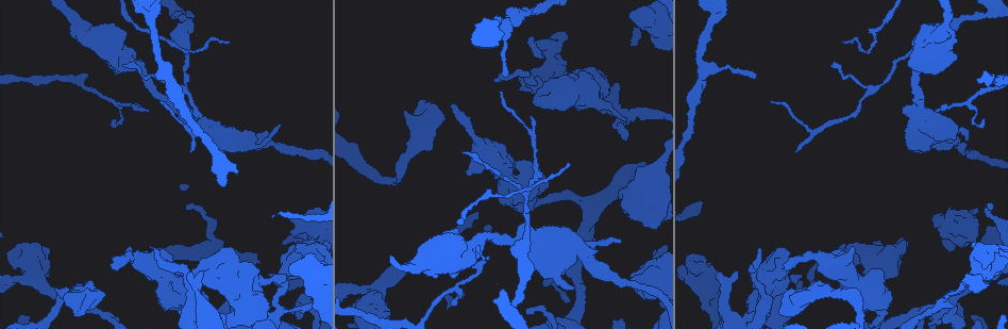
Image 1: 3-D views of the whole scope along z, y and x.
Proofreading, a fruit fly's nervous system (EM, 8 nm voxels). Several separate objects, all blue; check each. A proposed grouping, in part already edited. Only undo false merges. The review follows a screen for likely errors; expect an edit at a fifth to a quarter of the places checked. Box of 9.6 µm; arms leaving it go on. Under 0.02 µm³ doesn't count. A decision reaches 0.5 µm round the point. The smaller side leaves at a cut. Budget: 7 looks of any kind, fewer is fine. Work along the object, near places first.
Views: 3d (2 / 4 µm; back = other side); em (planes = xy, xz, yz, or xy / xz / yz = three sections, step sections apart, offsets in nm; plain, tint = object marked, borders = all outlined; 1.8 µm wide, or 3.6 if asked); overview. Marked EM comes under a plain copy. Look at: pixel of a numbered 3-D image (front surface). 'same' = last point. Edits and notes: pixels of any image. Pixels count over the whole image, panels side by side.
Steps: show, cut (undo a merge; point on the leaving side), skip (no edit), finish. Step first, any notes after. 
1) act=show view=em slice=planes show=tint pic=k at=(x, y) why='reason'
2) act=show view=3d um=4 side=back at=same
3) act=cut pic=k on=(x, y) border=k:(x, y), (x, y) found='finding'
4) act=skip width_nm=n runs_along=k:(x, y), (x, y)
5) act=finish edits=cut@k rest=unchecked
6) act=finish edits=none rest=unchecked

act=show view=3d um=2 pic=1 at=(185, 274) why='abrupt turn'

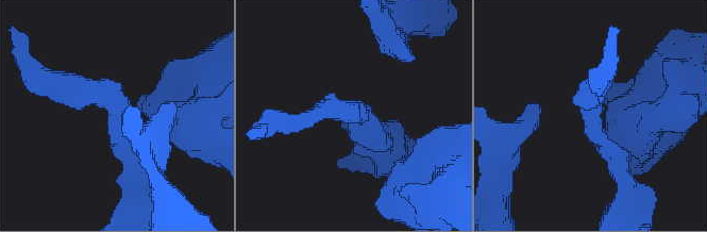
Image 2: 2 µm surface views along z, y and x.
act=show view=em um=3.6 slice=planes show=tint pic=2 at=(358, 112) why='need the tissue'

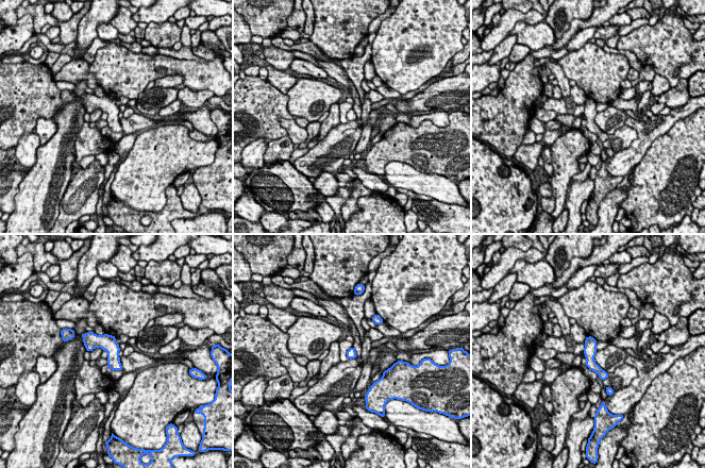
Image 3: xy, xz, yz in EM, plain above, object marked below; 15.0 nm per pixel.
act=skip found='one neuron here'

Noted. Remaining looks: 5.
act=show view=3d um=4 pic=1 at=(797, 301) why='abrupt turn'

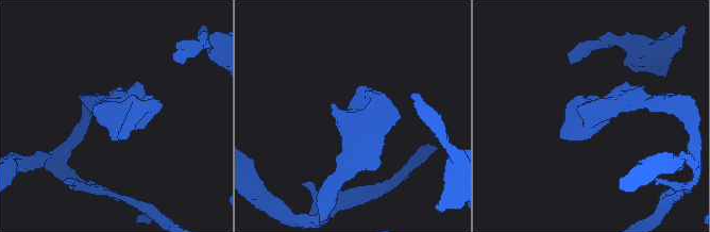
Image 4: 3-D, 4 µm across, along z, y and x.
act=show view=em slice=yz step=4 show=tint pic=4 at=(126, 116) why='shape alone is not enough'

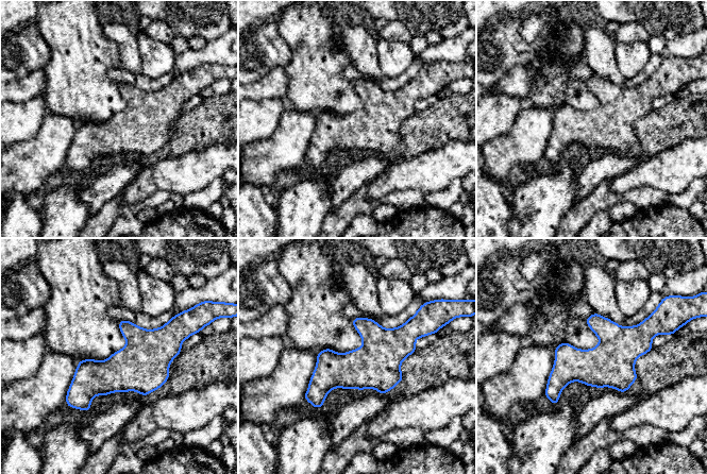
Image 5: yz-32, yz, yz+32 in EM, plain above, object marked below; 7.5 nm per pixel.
act=show view=em slice=planes show=tint at=same

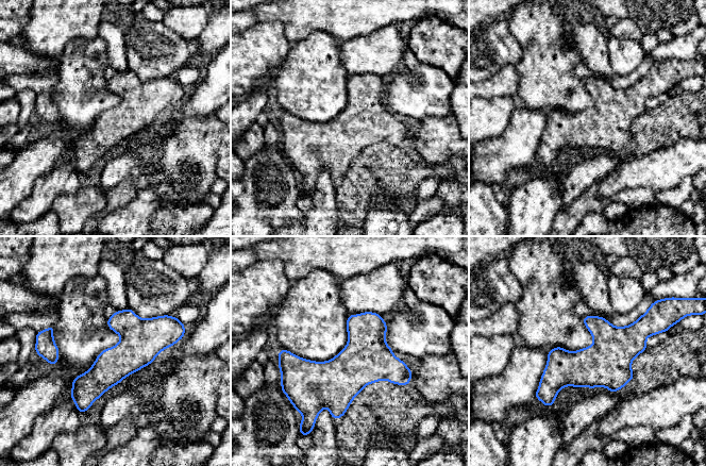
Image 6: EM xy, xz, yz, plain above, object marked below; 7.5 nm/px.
act=skip found='all the same neuron'

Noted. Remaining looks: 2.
act=show view=em um=3.6 slice=planes show=tint pic=1 at=(979, 271) why='calibre changes'

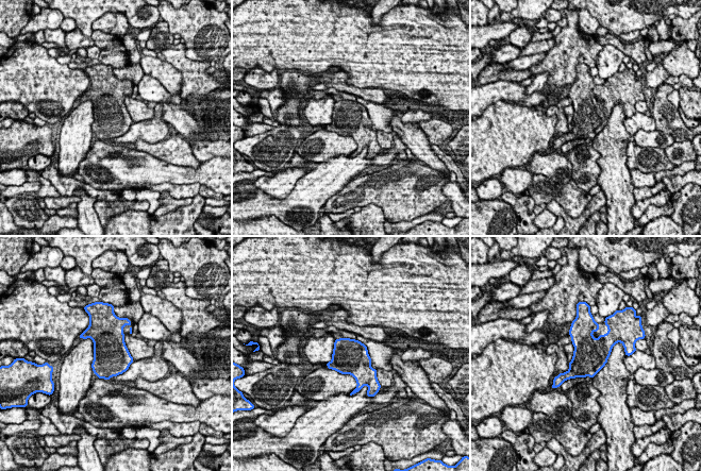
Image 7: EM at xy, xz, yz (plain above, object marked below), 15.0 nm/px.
act=skip width_nm=550 found='continuous, no second neuron'

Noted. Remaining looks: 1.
act=finish edits=none rest=unchecked

